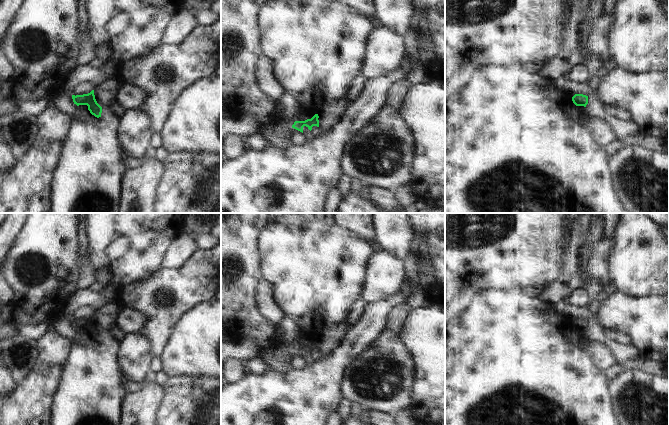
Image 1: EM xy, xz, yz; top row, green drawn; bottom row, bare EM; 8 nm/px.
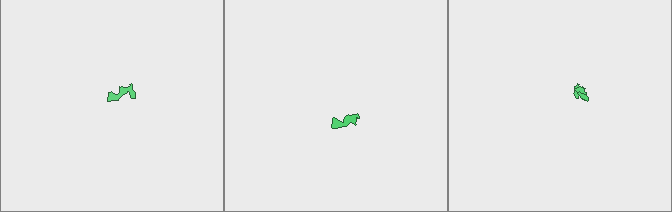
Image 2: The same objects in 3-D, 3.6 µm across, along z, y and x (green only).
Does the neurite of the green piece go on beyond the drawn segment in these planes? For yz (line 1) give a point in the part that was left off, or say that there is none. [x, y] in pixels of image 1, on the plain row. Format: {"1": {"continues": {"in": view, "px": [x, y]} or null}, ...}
{"1": {"continues": null}}

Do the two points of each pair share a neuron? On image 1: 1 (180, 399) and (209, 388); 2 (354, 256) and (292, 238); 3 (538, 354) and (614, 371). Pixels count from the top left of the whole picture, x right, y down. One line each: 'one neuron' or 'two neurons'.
1: one neuron
2: one neuron
3: two neurons

